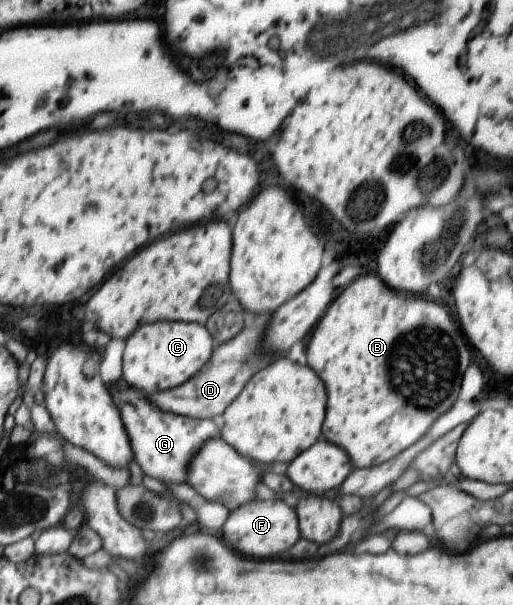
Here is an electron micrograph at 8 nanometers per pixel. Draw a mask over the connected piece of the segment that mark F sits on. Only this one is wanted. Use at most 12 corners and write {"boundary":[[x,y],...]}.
{"boundary":[[280,498],[233,509],[219,532],[247,558],[267,560],[301,538]]}

